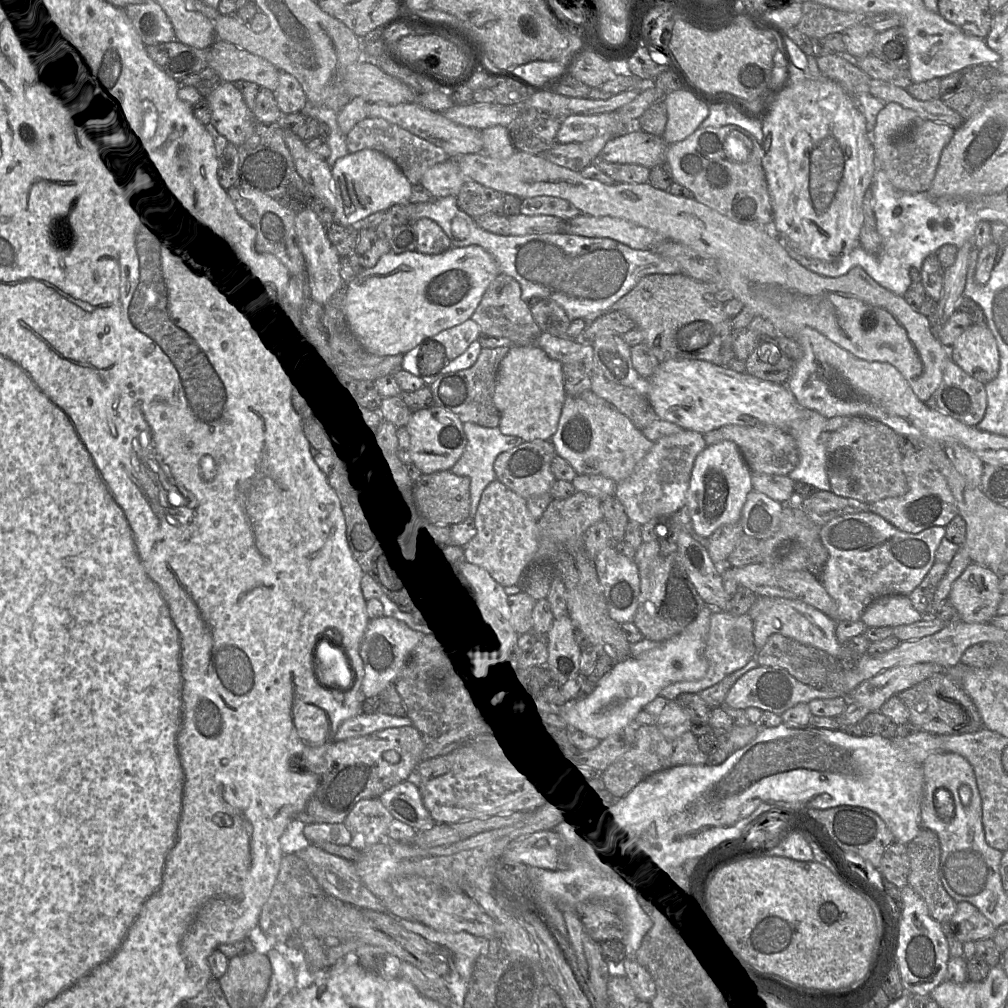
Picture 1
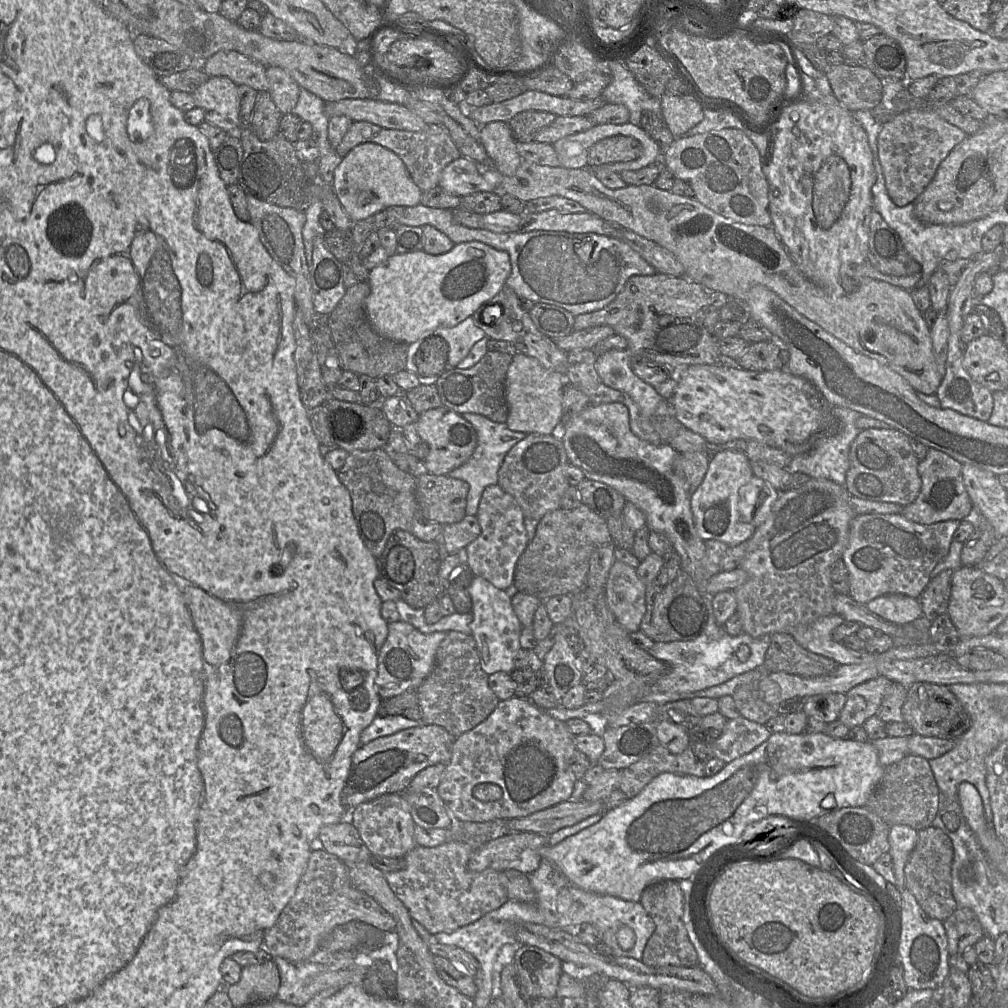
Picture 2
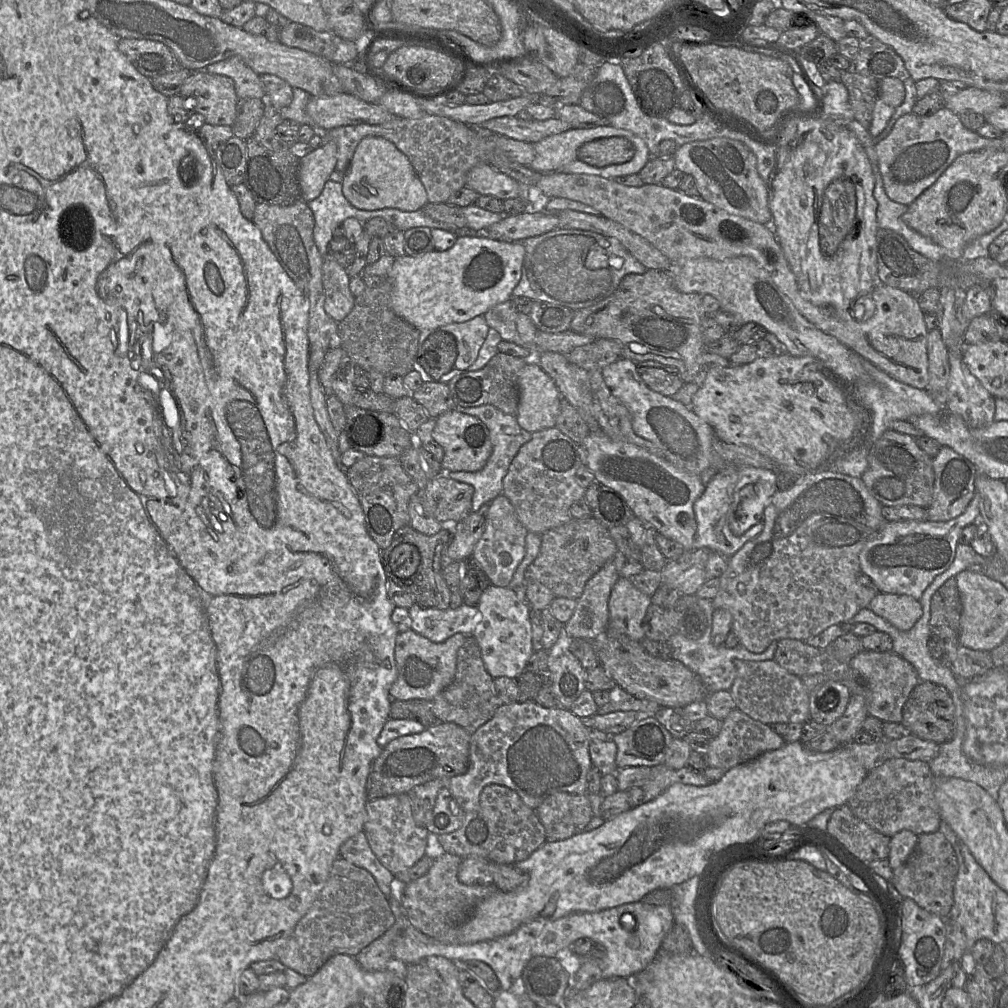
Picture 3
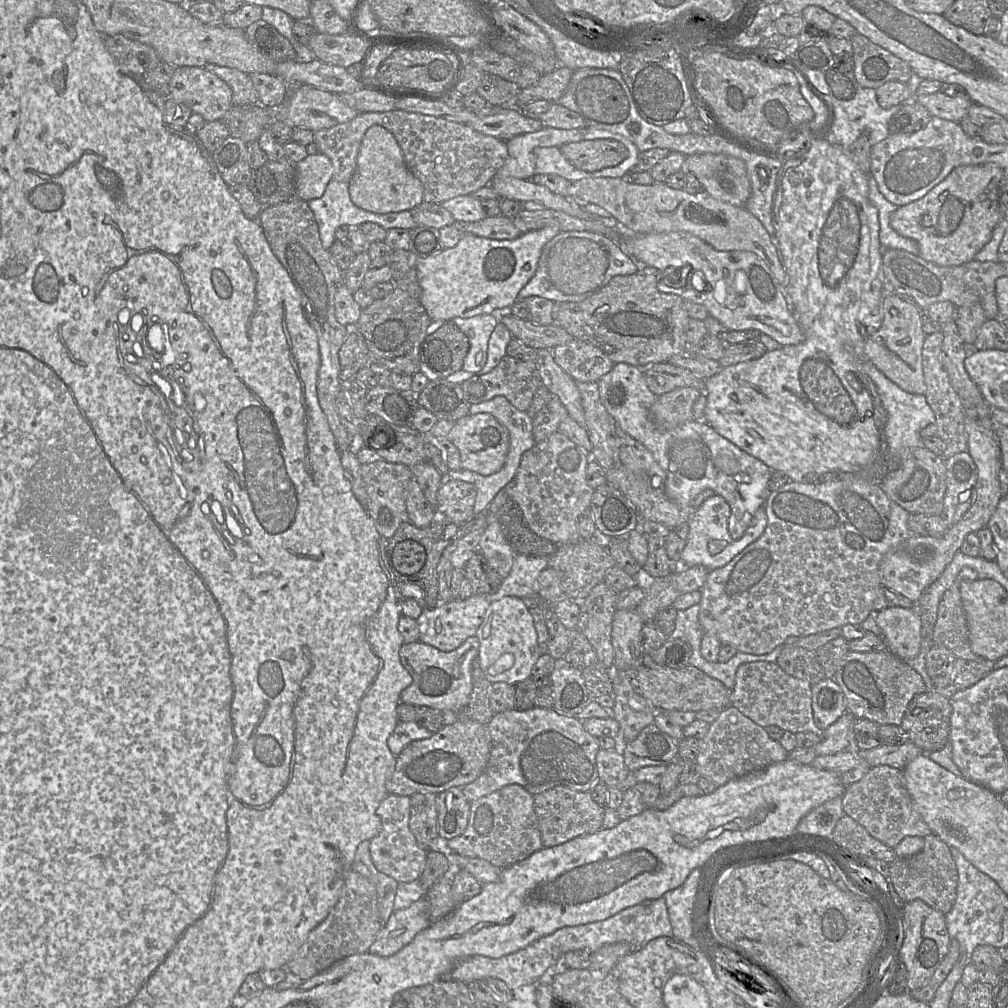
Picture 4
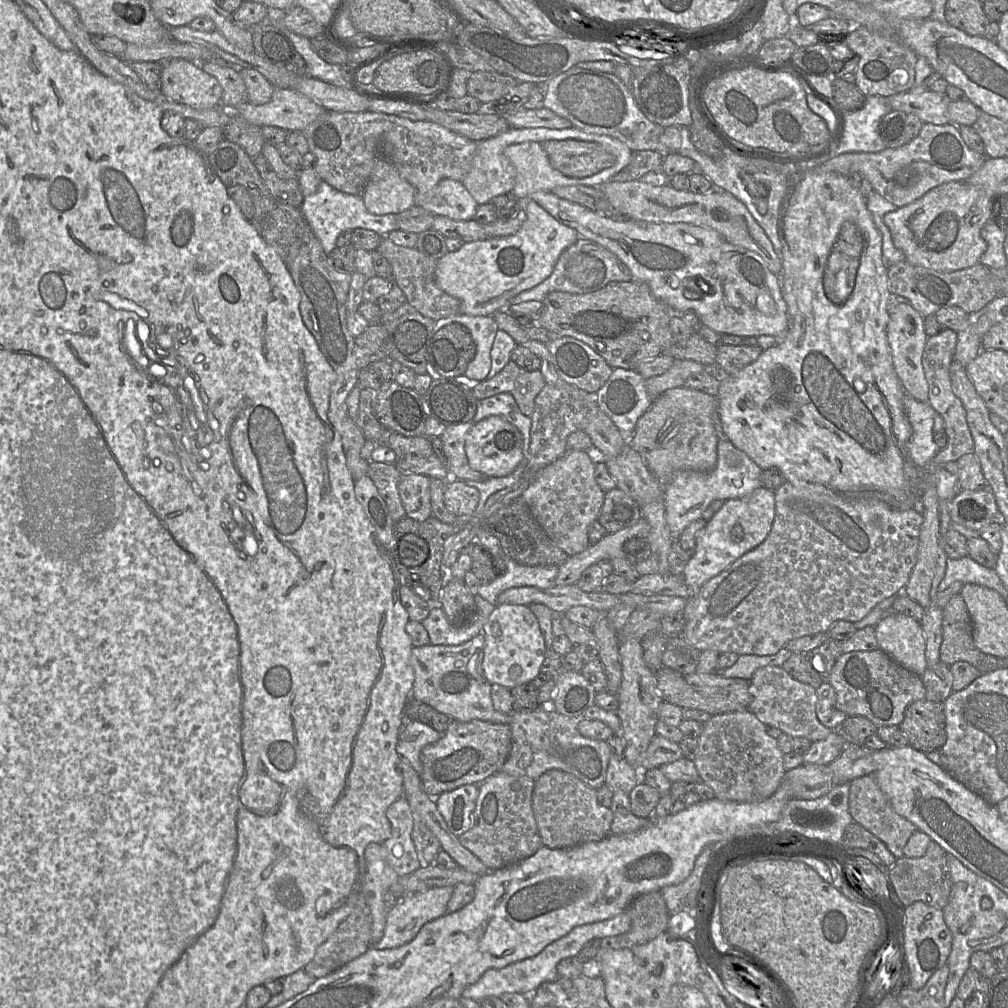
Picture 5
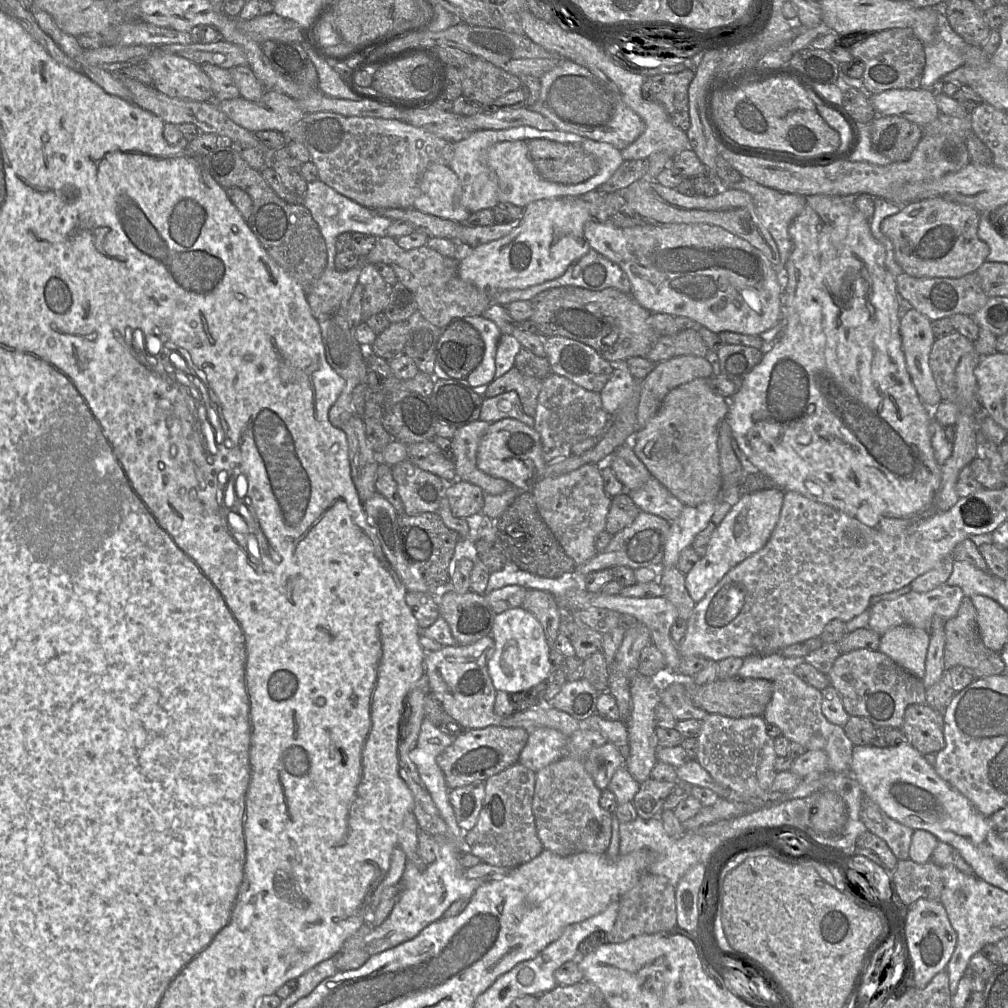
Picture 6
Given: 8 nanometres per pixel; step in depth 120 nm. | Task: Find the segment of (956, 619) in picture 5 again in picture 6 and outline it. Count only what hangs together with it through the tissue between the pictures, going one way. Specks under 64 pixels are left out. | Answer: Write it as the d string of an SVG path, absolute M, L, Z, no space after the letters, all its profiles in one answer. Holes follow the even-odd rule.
M963 598L955 617L945 621L945 647L943 654L944 671L960 665L968 669L975 678L1004 673L1005 664L998 652L988 649L979 634L976 609L970 598Z

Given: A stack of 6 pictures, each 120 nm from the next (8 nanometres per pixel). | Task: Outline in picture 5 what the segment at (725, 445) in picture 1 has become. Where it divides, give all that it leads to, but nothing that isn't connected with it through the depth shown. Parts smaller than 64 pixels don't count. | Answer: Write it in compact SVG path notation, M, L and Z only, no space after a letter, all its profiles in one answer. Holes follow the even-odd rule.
M758 487L750 494L737 499L724 502L719 511L706 523L705 527L698 532L696 539L696 552L688 560L683 579L691 590L691 595L697 594L700 588L711 578L727 569L735 560L760 545L771 531L775 518L775 491Z

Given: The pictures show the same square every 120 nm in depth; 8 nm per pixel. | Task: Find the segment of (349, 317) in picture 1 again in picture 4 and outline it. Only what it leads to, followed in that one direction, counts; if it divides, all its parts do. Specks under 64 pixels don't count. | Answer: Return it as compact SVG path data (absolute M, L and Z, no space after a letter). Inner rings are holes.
M544 227L521 234L511 240L496 240L472 234L462 234L459 242L452 248L419 259L417 277L422 293L418 299L433 320L450 321L453 318L471 318L481 314L491 314L495 310L510 308L517 300L519 291L534 276L543 247L561 231L553 227Z

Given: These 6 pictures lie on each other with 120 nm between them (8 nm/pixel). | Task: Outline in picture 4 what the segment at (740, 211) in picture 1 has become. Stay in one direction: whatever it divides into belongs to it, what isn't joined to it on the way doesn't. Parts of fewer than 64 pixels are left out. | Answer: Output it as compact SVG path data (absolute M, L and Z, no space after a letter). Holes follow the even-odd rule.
M721 153L686 156L684 169L693 173L712 197L745 207L752 186L743 160Z

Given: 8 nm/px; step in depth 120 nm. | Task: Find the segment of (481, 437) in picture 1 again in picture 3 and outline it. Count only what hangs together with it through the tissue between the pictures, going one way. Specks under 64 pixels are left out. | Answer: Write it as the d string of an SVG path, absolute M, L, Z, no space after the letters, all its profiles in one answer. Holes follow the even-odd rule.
M486 404L478 407L464 407L456 409L459 412L463 412L464 414L480 419L487 426L492 442L492 453L486 465L481 470L476 472L445 472L449 478L473 486L474 494L471 510L472 512L477 512L485 503L491 502L494 498L503 493L503 479L508 472L509 466L521 446L530 441L532 433L520 427L516 416L505 414L493 405Z

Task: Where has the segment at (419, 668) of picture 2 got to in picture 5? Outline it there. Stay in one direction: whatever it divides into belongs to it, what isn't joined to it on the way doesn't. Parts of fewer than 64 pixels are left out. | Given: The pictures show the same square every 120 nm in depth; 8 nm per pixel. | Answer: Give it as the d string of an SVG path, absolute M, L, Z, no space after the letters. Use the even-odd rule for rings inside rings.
M482 634L458 646L428 644L413 647L410 661L415 679L411 697L432 706L454 722L481 720L508 725L512 714L498 712L492 704L491 684L482 670L484 647L485 638Z

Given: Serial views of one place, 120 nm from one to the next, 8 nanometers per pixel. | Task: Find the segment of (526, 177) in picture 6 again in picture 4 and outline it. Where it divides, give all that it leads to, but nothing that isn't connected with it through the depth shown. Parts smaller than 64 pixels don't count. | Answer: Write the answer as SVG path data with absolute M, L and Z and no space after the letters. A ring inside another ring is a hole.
M536 147L534 155L536 174L554 174L570 182L591 177L591 172L575 168L558 147Z

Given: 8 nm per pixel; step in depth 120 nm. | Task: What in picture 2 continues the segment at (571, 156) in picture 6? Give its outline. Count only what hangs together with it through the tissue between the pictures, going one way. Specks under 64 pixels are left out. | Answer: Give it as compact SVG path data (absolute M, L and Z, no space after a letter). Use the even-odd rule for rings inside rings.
M624 135L607 137L590 147L588 166L597 167L599 165L632 161L639 158L642 152L642 144L634 137Z

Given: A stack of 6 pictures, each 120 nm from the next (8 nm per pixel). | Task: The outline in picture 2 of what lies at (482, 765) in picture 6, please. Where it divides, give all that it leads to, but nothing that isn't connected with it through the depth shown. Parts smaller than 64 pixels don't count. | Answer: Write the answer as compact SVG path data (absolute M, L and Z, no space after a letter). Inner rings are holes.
M426 724L407 728L388 736L382 736L361 745L352 755L350 771L341 793L344 806L350 810L363 802L368 802L384 794L407 791L412 779L424 768L435 765L447 765L451 759L452 747L455 737L445 728Z

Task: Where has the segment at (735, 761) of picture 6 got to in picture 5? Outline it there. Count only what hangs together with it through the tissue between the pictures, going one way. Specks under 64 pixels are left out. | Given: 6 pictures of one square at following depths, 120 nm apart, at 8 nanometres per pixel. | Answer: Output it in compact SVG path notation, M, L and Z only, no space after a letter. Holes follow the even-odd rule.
M749 710L713 715L704 724L704 730L698 738L697 754L693 762L701 782L714 791L716 799L743 803L763 800L776 792L786 773L783 766L784 754L778 747L777 739L766 733L766 727Z

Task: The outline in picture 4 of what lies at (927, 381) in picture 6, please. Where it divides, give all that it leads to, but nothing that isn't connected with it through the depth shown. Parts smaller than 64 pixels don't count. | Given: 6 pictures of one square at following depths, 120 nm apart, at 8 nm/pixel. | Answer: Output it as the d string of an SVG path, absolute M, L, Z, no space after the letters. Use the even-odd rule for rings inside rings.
M886 294L882 300L883 322L866 341L864 354L887 378L903 390L925 395L922 349L927 335L922 329L922 310L899 295Z

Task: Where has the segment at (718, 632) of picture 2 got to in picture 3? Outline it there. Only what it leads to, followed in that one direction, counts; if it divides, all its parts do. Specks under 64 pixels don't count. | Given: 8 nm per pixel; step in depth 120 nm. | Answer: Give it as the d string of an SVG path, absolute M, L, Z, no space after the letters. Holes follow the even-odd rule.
M698 598L697 605L704 612L706 616L706 629L703 635L699 639L688 639L683 635L673 635L668 641L668 644L672 648L671 659L680 661L683 665L697 674L704 685L706 686L709 693L718 691L727 691L731 689L732 684L736 678L736 666L735 660L742 661L767 661L773 660L775 650L777 649L778 641L772 641L768 648L762 653L752 653L747 650L740 643L734 648L727 648L724 645L715 646L711 640L711 629L712 629L712 617L714 607L712 600Z

